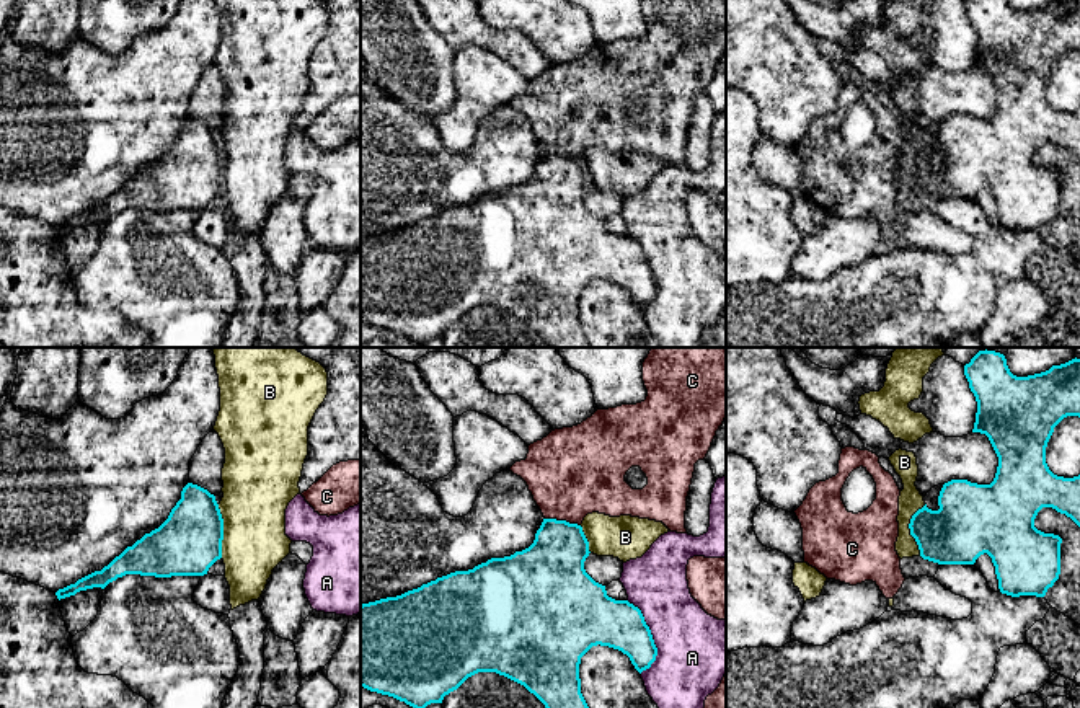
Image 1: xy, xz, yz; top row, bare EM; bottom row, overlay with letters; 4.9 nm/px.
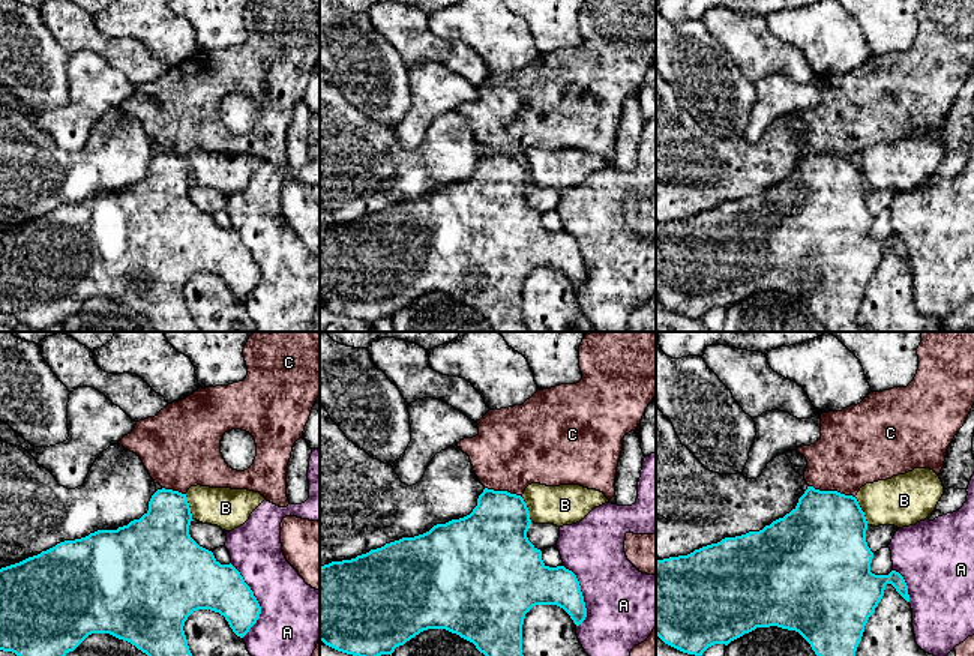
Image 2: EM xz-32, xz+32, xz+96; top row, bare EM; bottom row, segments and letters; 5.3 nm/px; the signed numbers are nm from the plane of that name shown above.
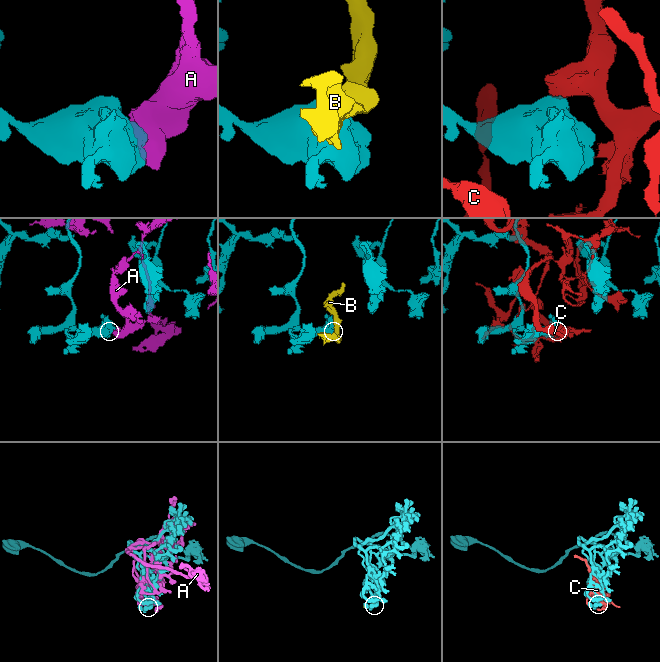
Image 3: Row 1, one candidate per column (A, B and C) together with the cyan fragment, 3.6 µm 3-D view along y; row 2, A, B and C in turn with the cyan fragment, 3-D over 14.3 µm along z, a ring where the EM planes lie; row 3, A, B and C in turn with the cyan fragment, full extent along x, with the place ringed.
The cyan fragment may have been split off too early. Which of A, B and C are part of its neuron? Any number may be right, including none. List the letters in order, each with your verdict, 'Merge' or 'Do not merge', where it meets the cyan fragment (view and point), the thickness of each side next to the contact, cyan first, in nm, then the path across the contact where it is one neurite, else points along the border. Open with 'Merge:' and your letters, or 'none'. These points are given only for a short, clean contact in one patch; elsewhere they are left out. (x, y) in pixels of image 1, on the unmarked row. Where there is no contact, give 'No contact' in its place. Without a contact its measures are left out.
Merge: none
A: Do not merge. Touches cyan at xz (651, 271). Thickness 240 nm (cyan) against 380 nm
B: Do not merge. Touches cyan at xy (222, 165). Thickness 320 nm (cyan) against 320 nm
C: Do not merge. Touches cyan at xz (563, 155). Thickness 320 nm (cyan) against 440 nm

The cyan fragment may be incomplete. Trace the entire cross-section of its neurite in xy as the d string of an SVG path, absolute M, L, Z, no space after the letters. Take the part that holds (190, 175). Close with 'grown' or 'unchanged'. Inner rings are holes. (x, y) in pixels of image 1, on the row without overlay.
M188 117L168 153L101 206L55 227L57 233L101 222L126 209L171 212L204 210L222 192L224 153L215 131Z; unchanged

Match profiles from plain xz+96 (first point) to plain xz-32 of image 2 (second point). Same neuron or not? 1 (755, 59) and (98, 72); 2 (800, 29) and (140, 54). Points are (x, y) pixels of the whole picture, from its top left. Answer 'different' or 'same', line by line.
1: different
2: different

